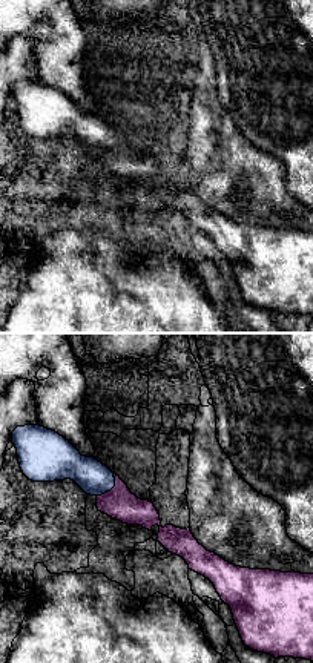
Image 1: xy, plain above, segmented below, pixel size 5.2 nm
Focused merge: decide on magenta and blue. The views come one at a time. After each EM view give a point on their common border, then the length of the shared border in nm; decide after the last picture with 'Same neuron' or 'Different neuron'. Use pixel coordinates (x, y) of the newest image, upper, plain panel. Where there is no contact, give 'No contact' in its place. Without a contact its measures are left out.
Touches magenta at (112, 145). Shared border 160 nm

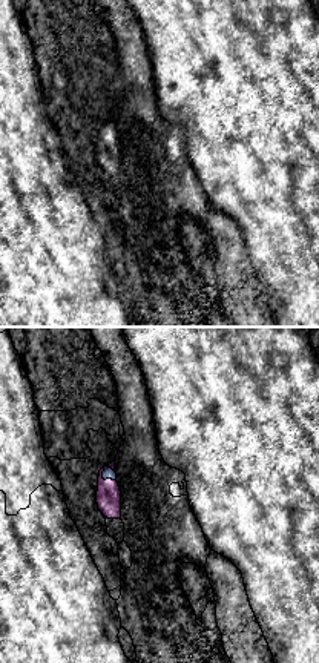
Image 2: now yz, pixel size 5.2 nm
Touches magenta at (103, 135). Shared border 100 nm

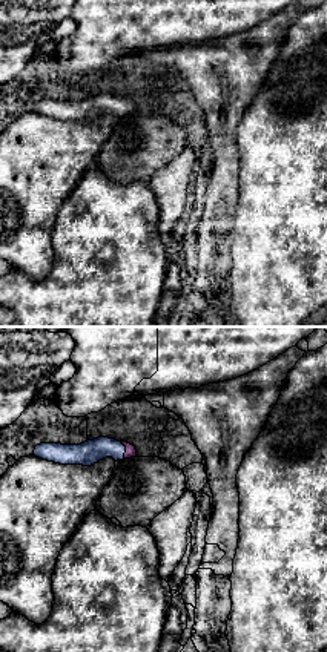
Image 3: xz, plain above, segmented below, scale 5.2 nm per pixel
Touches magenta at (126, 106). Shared border 100 nm

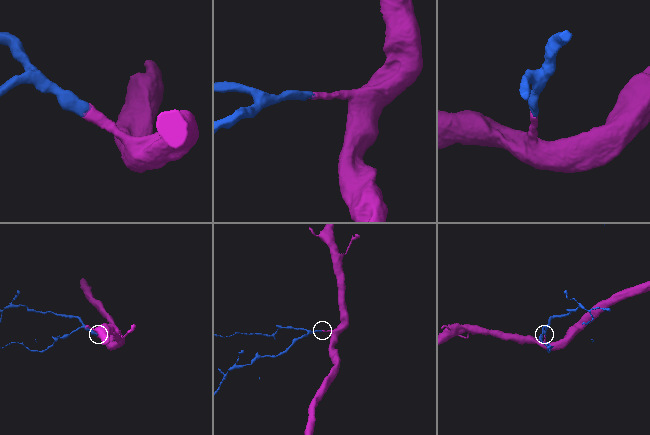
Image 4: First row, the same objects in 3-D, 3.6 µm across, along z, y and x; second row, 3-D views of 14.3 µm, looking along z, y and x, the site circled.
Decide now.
Different neuron

